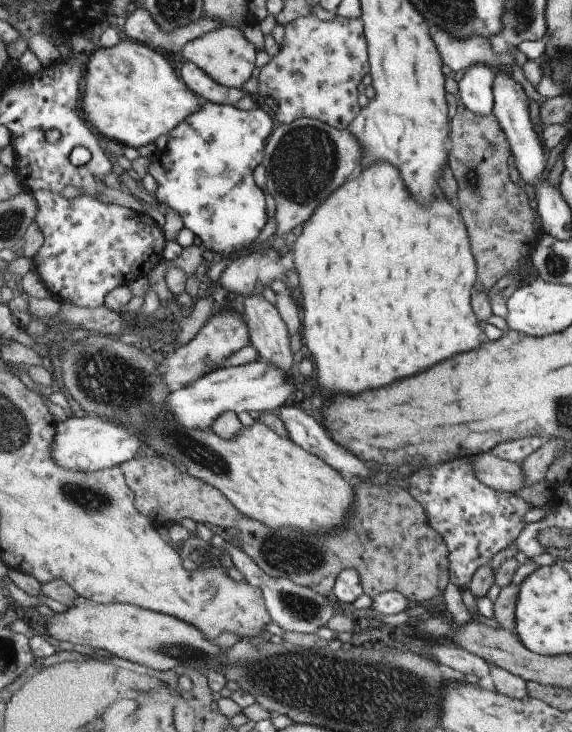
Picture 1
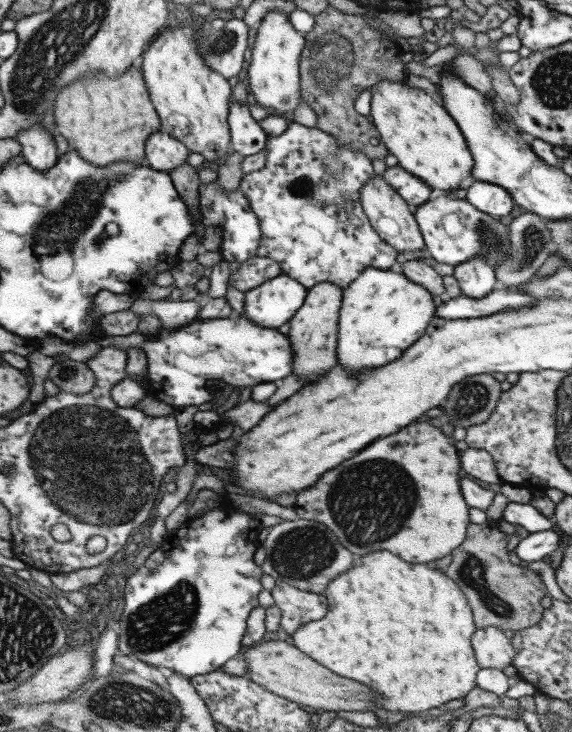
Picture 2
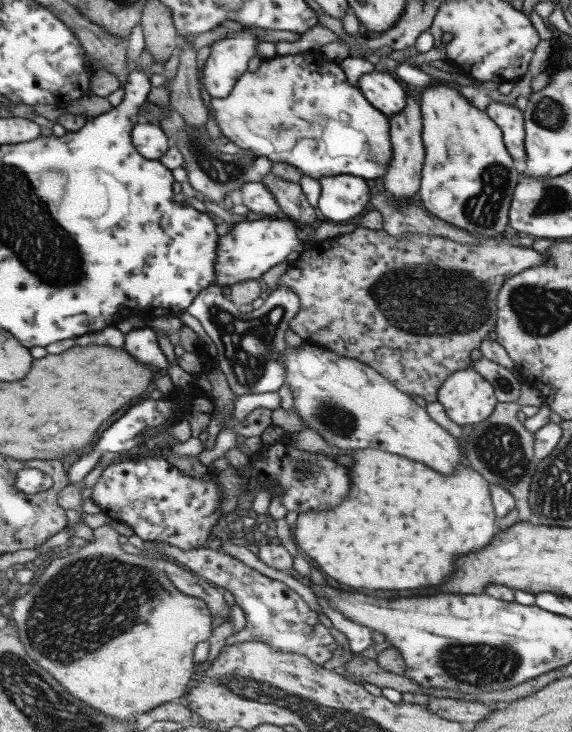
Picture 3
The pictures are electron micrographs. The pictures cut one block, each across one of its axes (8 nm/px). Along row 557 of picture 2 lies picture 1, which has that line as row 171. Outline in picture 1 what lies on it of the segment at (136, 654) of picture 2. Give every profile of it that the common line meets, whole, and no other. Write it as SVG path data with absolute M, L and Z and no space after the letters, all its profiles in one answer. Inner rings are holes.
M204 98L200 101L201 107L169 132L164 152L155 153L150 158L148 174L157 182L155 198L160 209L172 208L182 218L183 226L200 238L206 249L232 255L254 244L268 220L264 191L254 183L252 173L262 162L267 138L277 124L271 111L262 104L244 112Z

